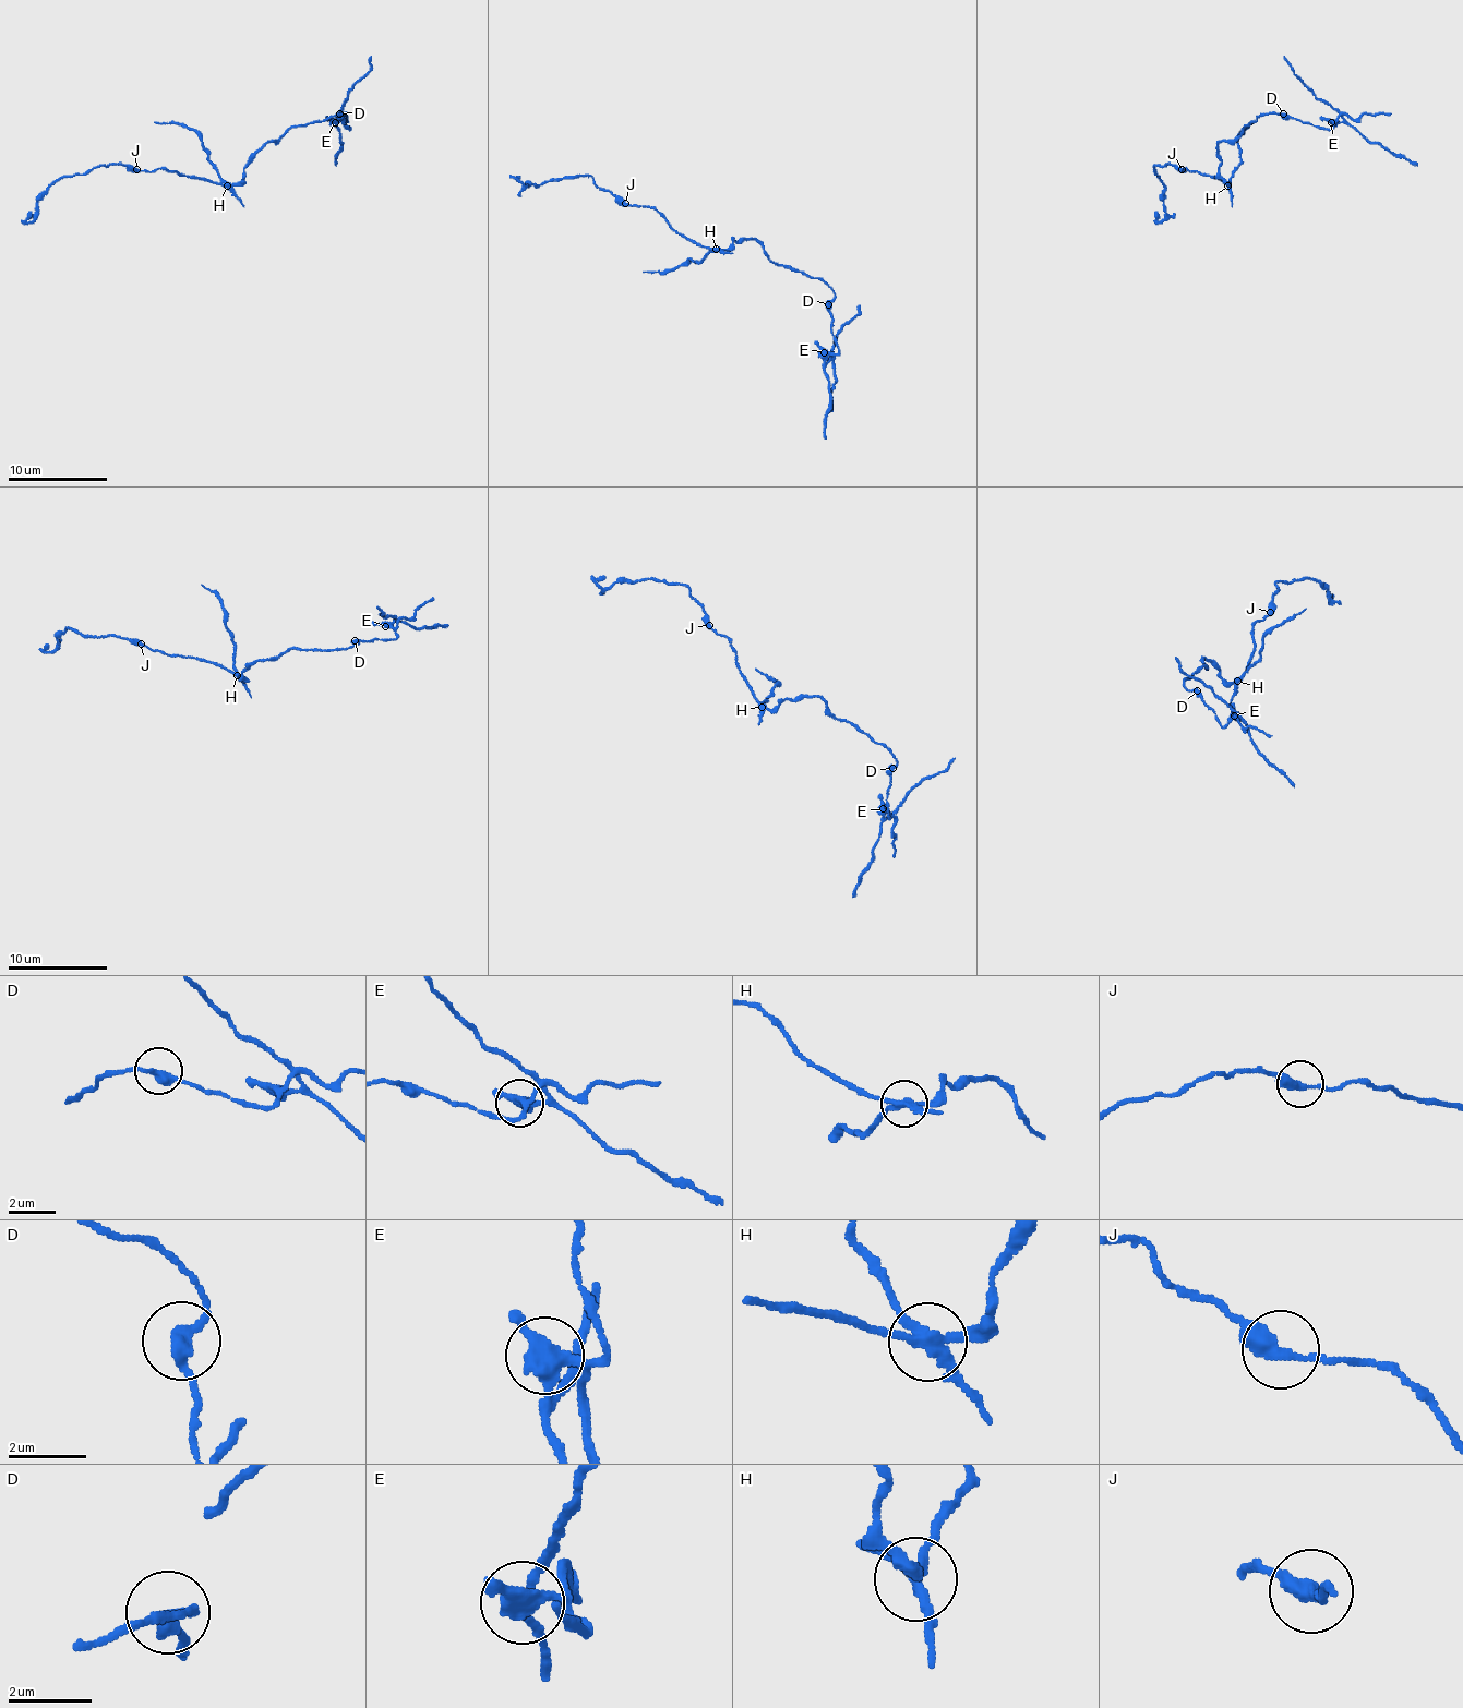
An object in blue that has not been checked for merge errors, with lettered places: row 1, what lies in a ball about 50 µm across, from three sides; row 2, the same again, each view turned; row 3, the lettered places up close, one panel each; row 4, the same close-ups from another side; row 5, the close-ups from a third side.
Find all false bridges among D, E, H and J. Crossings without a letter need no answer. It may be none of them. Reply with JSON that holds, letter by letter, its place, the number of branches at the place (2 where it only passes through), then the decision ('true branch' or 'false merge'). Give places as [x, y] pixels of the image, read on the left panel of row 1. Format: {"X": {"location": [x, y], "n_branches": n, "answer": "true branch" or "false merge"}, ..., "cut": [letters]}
{"D": {"location": [339, 113], "n_branches": 2, "answer": "true branch"}, "E": {"location": [335, 122], "n_branches": 3, "answer": "false merge"}, "H": {"location": [227, 185], "n_branches": 4, "answer": "false merge"}, "J": {"location": [136, 169], "n_branches": 2, "answer": "true branch"}, "cut": ["E", "H"]}

